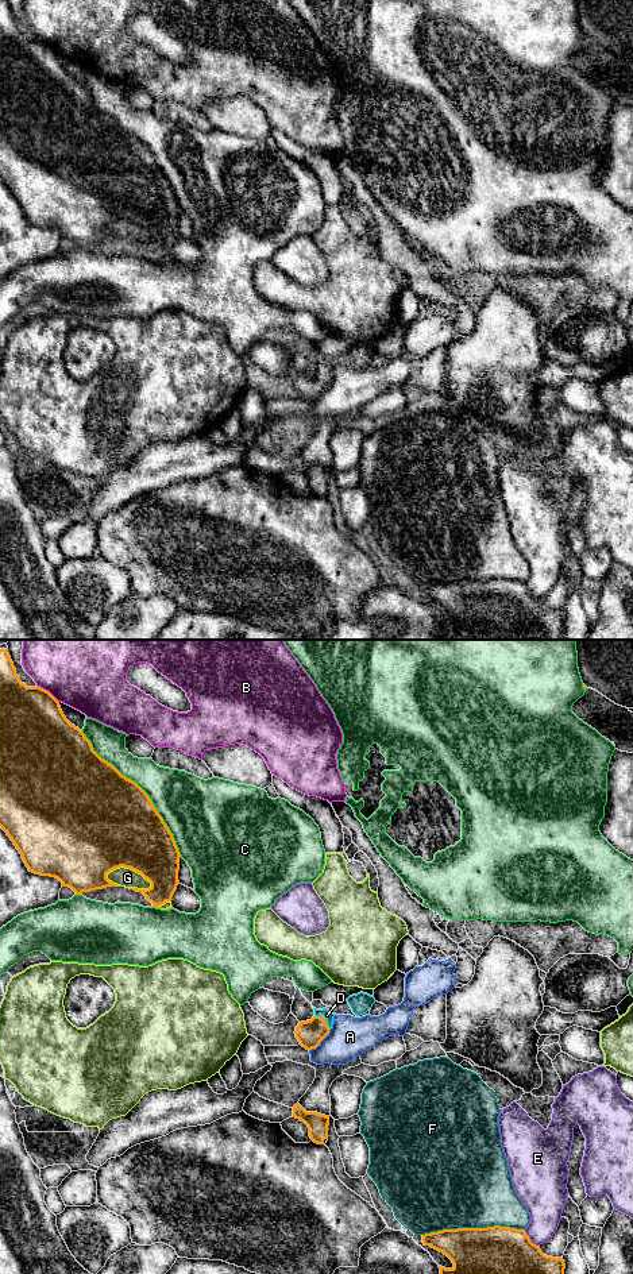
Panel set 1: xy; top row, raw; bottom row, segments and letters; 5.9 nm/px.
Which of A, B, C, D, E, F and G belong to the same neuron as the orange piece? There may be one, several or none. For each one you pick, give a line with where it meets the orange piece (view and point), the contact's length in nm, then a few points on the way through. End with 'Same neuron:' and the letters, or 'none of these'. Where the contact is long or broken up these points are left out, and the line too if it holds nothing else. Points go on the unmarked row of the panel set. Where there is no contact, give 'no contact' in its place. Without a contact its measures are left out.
D: contact xy (324, 373); length 130 nm; way xy (311, 385), (324, 373), (327, 367)
Same neuron: D

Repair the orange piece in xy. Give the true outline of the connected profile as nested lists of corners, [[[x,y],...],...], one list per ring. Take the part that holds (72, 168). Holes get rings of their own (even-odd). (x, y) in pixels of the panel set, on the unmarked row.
[[[0,1],[0,179],[11,190],[30,224],[40,228],[55,229],[62,239],[72,240],[76,247],[103,242],[107,239],[121,239],[107,231],[107,227],[120,219],[130,220],[140,225],[151,235],[148,242],[130,240],[142,244],[153,259],[159,260],[171,250],[177,242],[180,223],[180,204],[162,169],[155,162],[148,147],[132,132],[123,128],[112,116],[103,112],[92,100],[90,93],[82,82],[72,77],[63,67],[59,54],[40,39],[27,39],[20,34],[16,22],[8,5],[8,1]]]

